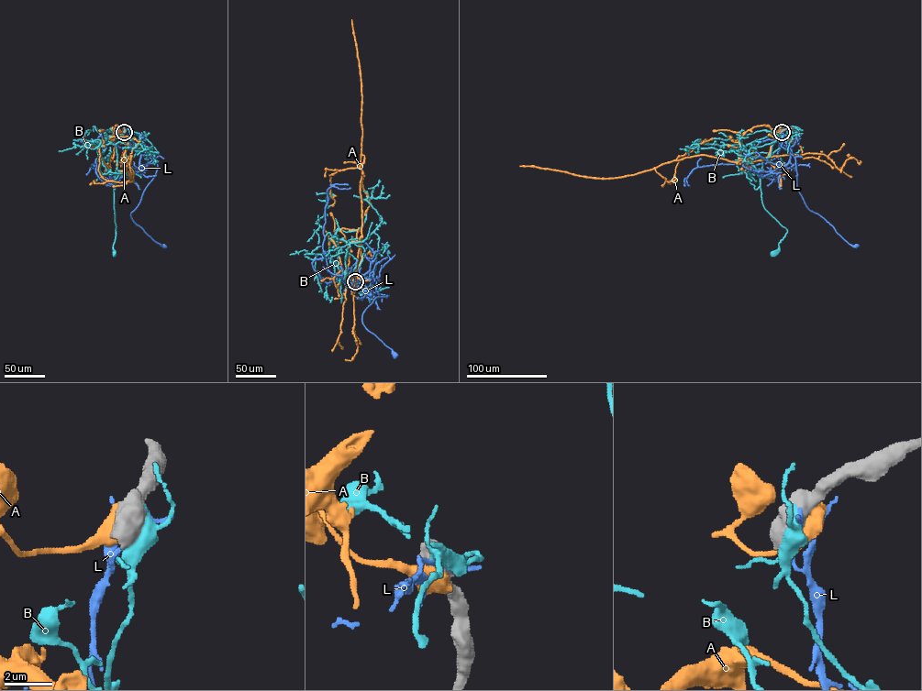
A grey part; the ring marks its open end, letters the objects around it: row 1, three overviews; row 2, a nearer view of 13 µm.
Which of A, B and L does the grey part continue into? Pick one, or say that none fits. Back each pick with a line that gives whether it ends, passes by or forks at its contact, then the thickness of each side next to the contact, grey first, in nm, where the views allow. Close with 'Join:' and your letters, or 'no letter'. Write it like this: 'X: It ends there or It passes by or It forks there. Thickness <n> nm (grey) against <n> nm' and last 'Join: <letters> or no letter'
Join: no letter

